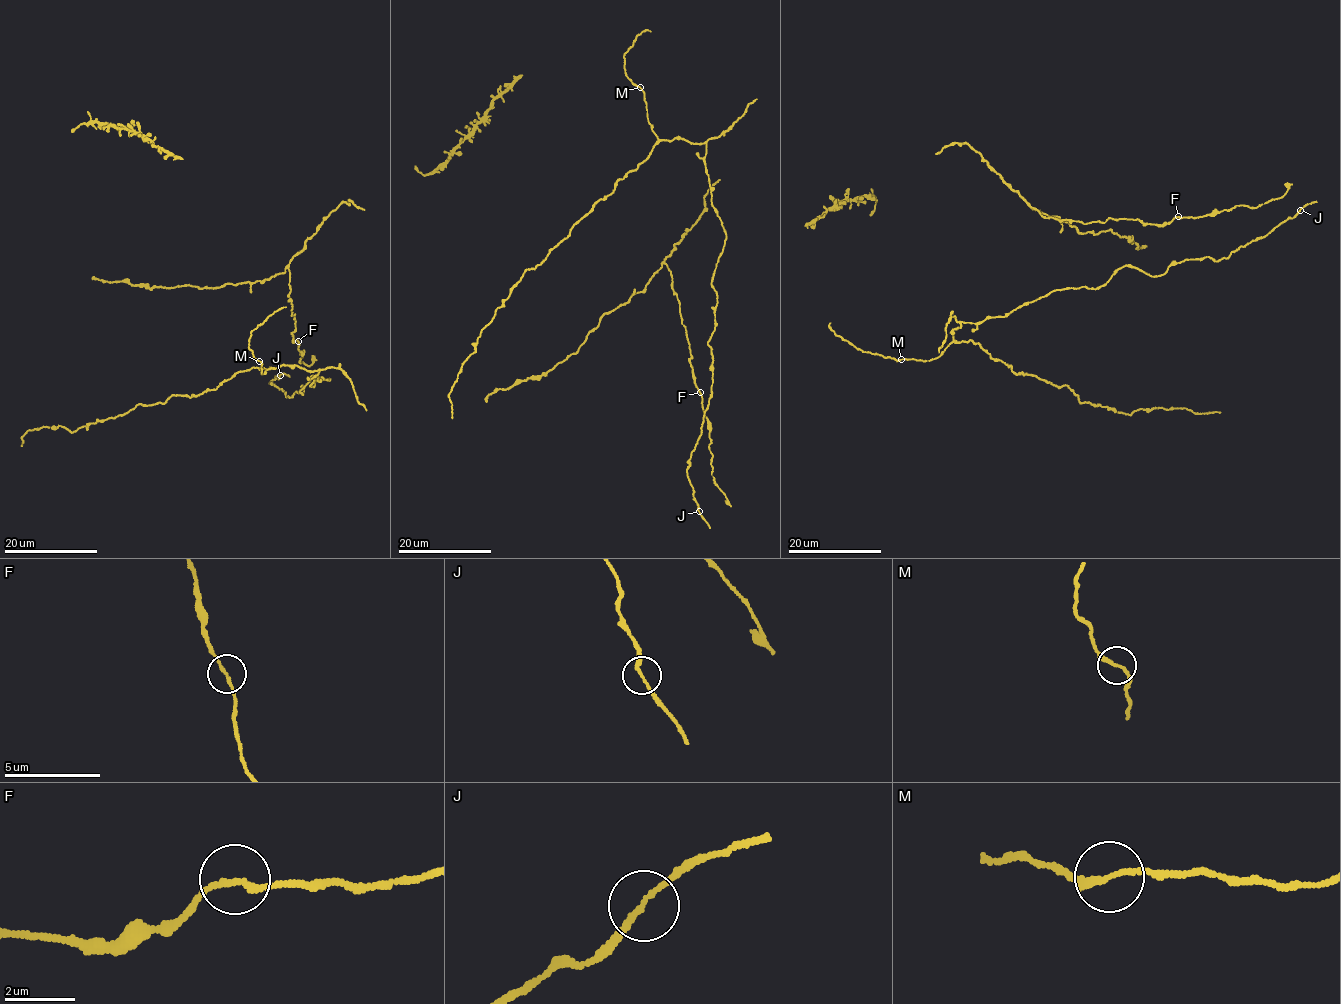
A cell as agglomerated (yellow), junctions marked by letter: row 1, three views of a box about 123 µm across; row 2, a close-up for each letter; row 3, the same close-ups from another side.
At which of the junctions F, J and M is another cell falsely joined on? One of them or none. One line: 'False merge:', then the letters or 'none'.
False merge: none

